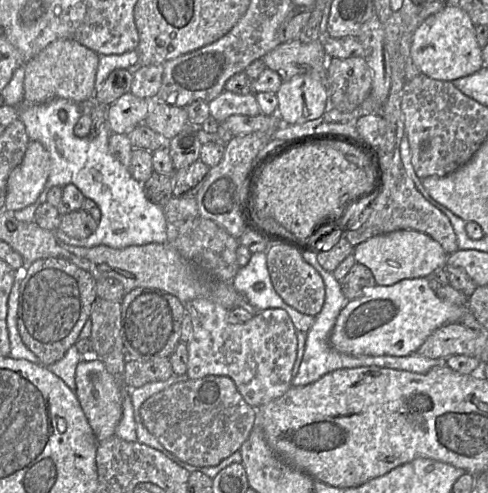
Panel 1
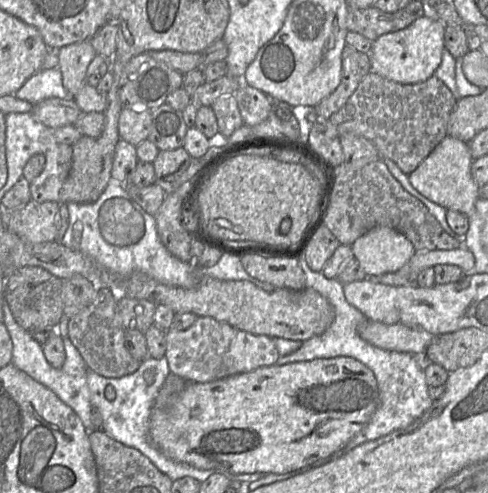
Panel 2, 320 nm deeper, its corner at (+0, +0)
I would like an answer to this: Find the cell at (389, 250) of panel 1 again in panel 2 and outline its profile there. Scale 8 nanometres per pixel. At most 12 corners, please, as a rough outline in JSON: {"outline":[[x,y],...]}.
{"outline":[[369,230],[351,248],[367,277],[399,271],[416,253],[402,233]]}

